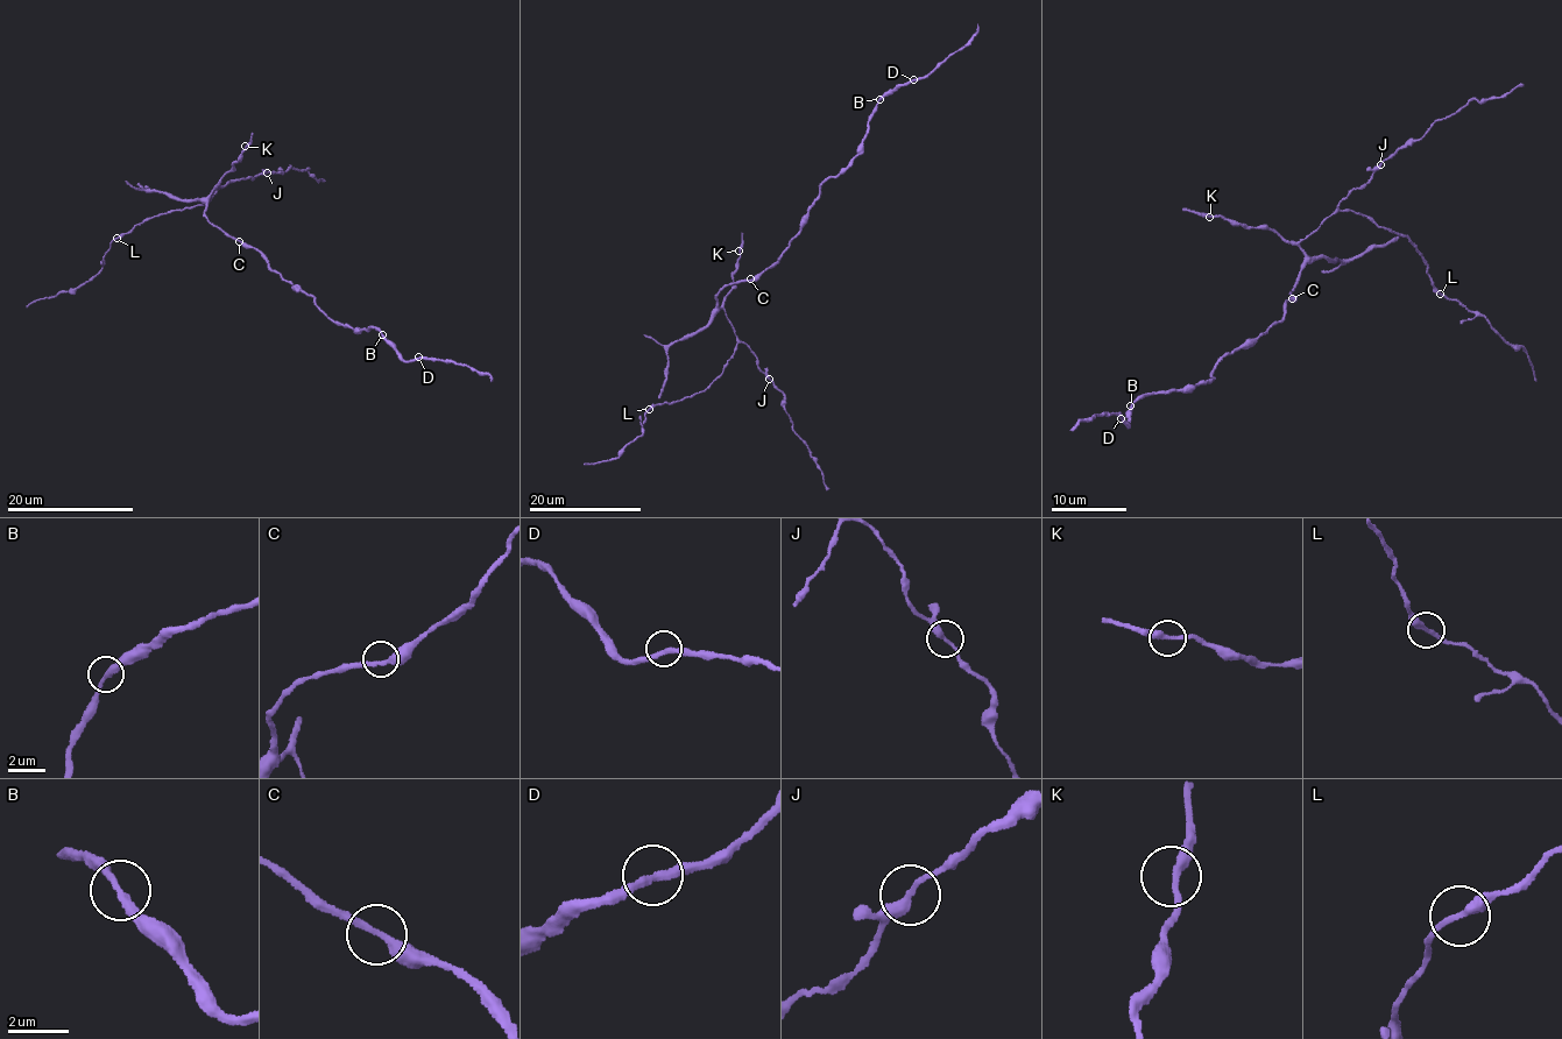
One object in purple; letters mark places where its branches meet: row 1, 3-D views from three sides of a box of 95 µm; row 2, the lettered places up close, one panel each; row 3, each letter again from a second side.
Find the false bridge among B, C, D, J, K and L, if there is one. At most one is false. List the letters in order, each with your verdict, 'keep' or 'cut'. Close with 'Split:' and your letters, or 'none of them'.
B: keep
C: keep
D: keep
J: keep
K: keep
L: keep
Split: none of them

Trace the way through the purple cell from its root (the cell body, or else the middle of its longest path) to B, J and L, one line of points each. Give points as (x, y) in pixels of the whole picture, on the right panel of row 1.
B: (1294, 295), (1286, 304), (1284, 319), (1225, 355), (1214, 370), (1214, 379), (1193, 389), (1150, 393), (1130, 405)
J: (1294, 295), (1292, 298), (1291, 291), (1305, 259), (1300, 244), (1352, 190), (1364, 185), (1380, 164)
L: (1294, 295), (1291, 291), (1305, 259), (1300, 244), (1327, 218), (1349, 211), (1408, 238), (1440, 294)

